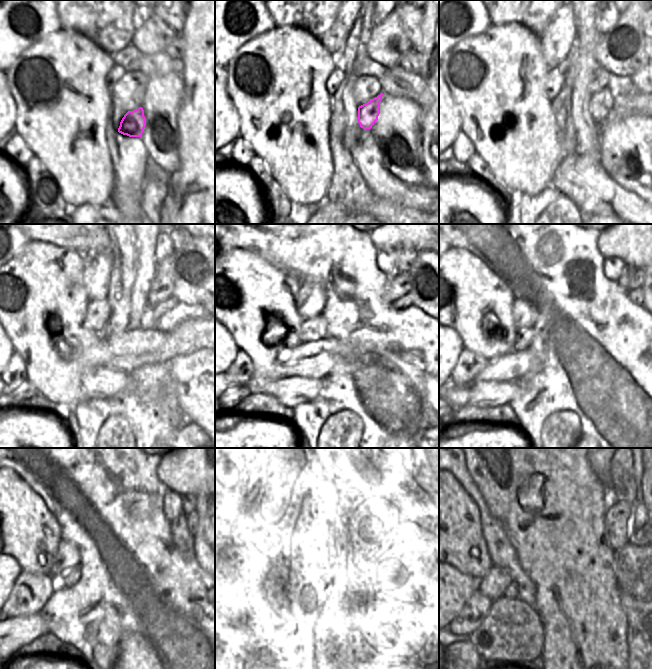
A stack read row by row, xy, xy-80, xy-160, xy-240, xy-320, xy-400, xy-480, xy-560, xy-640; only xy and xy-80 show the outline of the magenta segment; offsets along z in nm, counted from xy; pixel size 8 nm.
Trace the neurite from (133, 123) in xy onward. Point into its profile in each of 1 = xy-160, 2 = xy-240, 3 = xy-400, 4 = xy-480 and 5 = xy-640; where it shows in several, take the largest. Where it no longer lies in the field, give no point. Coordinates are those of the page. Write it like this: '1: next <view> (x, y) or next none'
1: next xy-160 (601, 103)
2: next xy-240 (152, 315)
3: next xy-400 (636, 296)
4: next xy-480 (192, 521)
5: next xy-640 (640, 530)

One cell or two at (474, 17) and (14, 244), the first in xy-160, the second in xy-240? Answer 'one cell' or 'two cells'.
one cell

